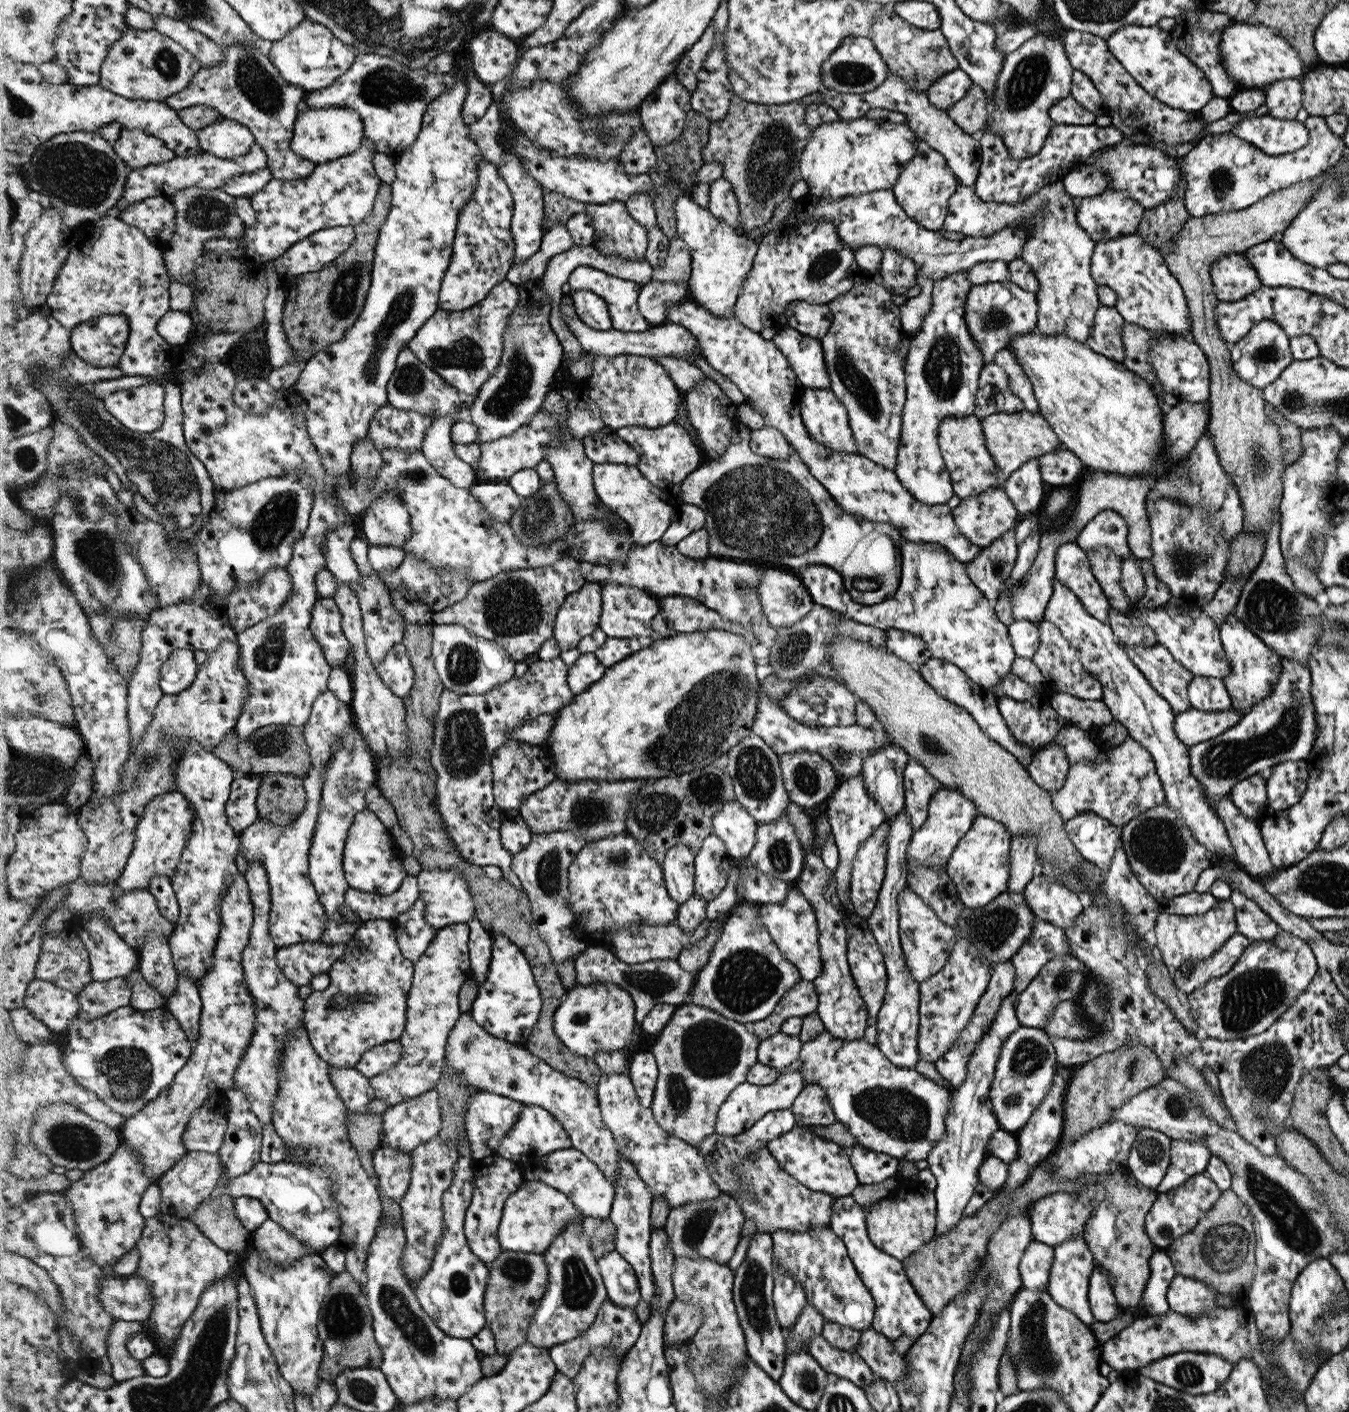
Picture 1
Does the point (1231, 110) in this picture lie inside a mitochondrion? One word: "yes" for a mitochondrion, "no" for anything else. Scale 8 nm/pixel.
no

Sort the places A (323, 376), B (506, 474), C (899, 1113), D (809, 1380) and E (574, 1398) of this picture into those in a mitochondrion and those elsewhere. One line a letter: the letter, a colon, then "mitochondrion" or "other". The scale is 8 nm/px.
A: other
B: other
C: mitochondrion
D: mitochondrion
E: other

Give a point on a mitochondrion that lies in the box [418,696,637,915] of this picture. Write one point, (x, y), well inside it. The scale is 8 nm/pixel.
(462, 738)

